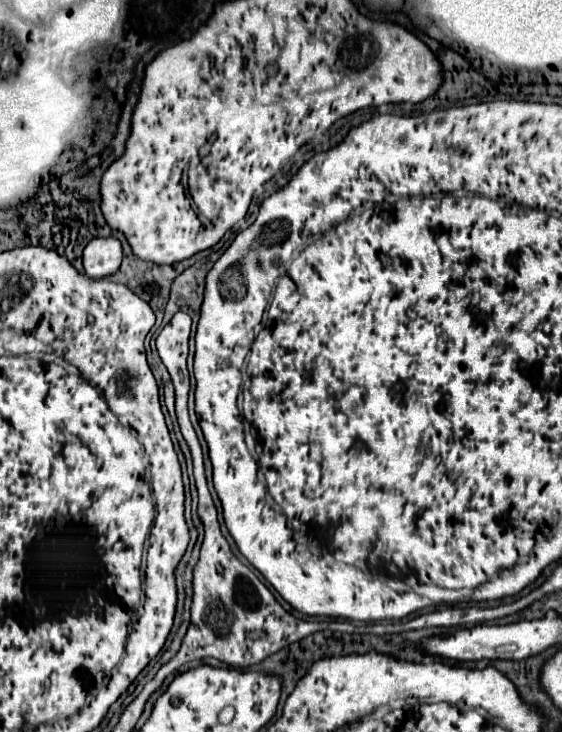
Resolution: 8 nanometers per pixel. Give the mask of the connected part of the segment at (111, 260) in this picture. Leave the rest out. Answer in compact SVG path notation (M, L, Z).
M94 238L84 248L84 270L90 278L108 278L118 272L122 262L122 246L116 238Z

